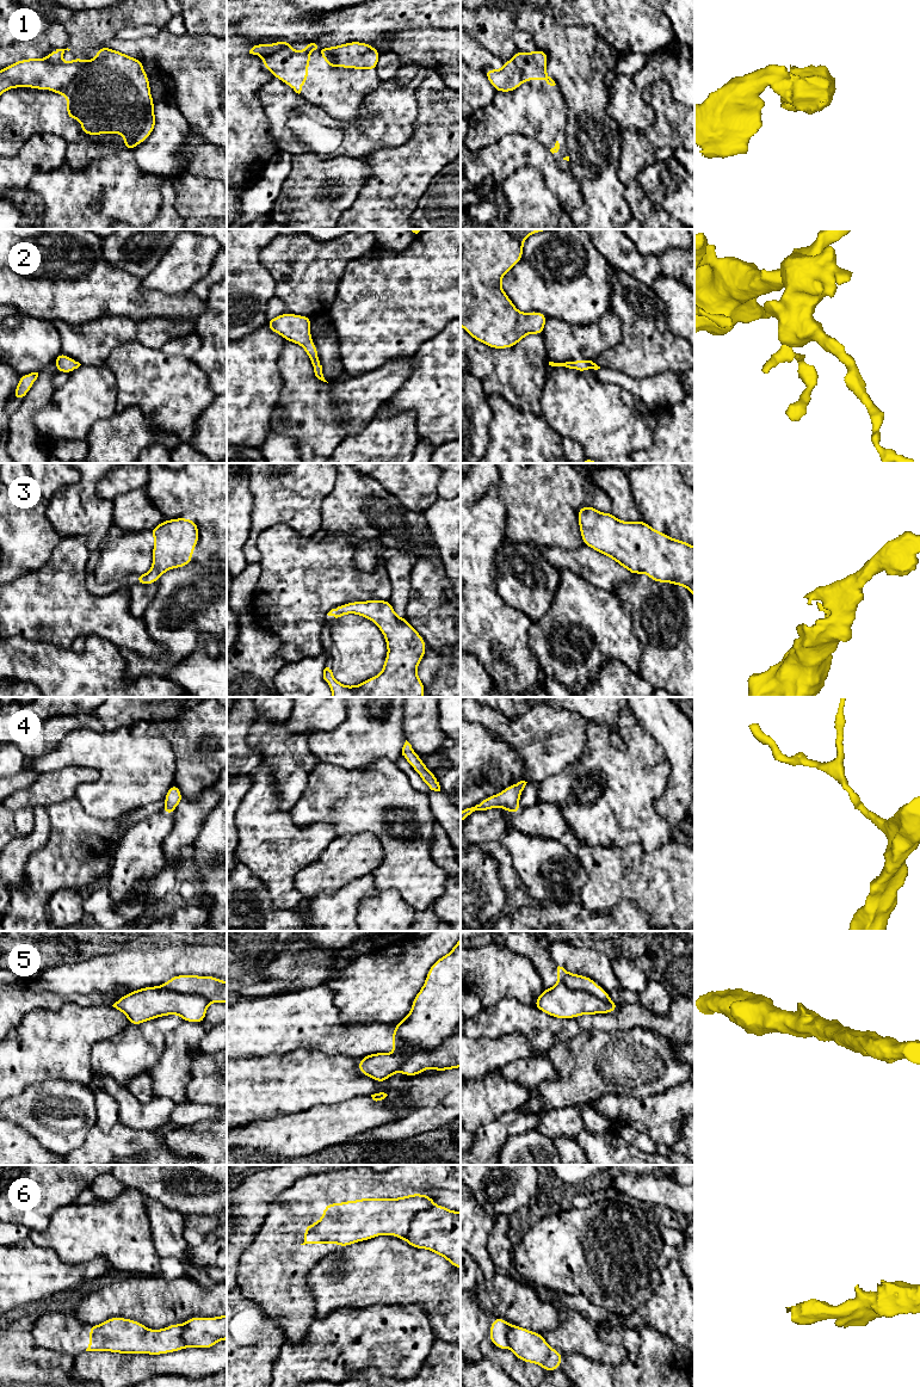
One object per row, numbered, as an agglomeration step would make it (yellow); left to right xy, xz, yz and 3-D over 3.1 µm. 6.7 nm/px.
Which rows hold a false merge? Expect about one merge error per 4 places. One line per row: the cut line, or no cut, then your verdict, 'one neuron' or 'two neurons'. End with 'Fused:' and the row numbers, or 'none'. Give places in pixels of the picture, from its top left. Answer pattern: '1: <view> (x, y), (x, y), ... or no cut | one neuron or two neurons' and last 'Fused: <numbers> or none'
1: xy (84, 65), (68, 81), (54, 91) | two neurons
2: no cut | one neuron
3: no cut | one neuron
4: no cut | one neuron
5: xz (457, 1027), (437, 1047), (414, 1049), (400, 1071) | two neurons
6: xz (433, 1204), (419, 1210), (414, 1215), (408, 1231), (402, 1238) | two neurons
Fused: 1, 5, 6

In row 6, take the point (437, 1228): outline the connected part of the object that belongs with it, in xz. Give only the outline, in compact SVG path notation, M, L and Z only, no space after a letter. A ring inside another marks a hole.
M432 1206L410 1221L405 1241L414 1249L430 1250L461 1270L461 1212Z

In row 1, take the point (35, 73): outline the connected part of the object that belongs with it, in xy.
M82 57L62 63L50 63L47 58L17 61L0 70L0 95L17 87L55 91L69 82L82 66Z

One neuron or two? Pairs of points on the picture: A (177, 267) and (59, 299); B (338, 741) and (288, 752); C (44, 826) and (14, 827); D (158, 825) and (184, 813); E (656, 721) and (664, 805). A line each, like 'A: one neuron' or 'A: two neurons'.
A: two neurons
B: two neurons
C: two neurons
D: two neurons
E: one neuron

